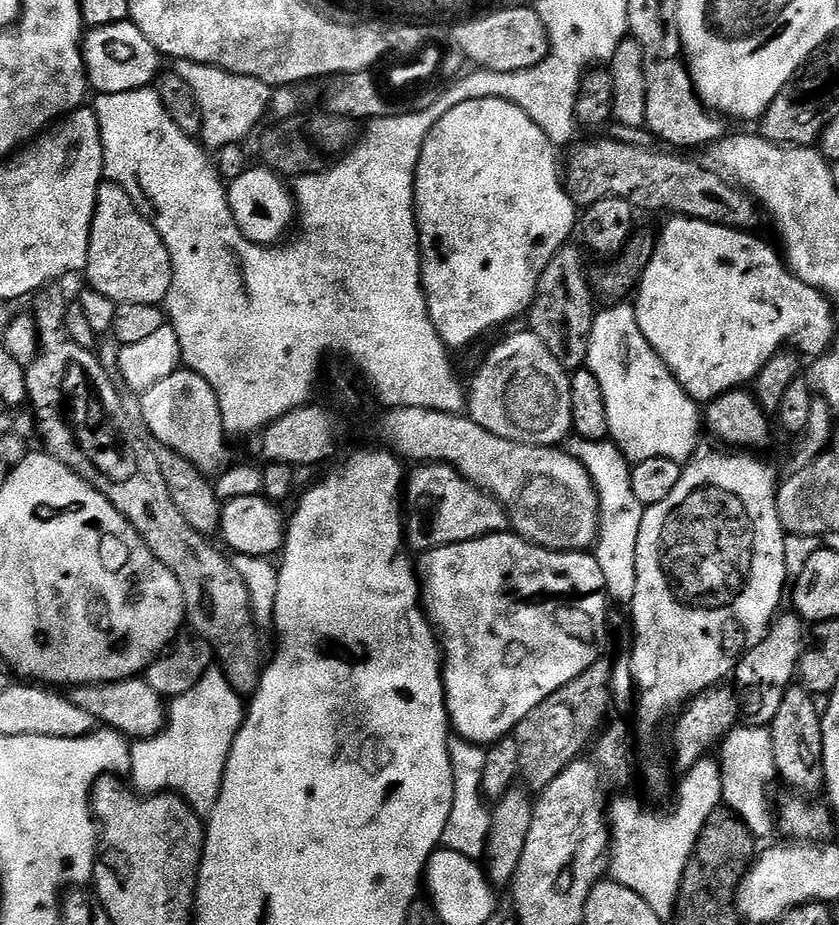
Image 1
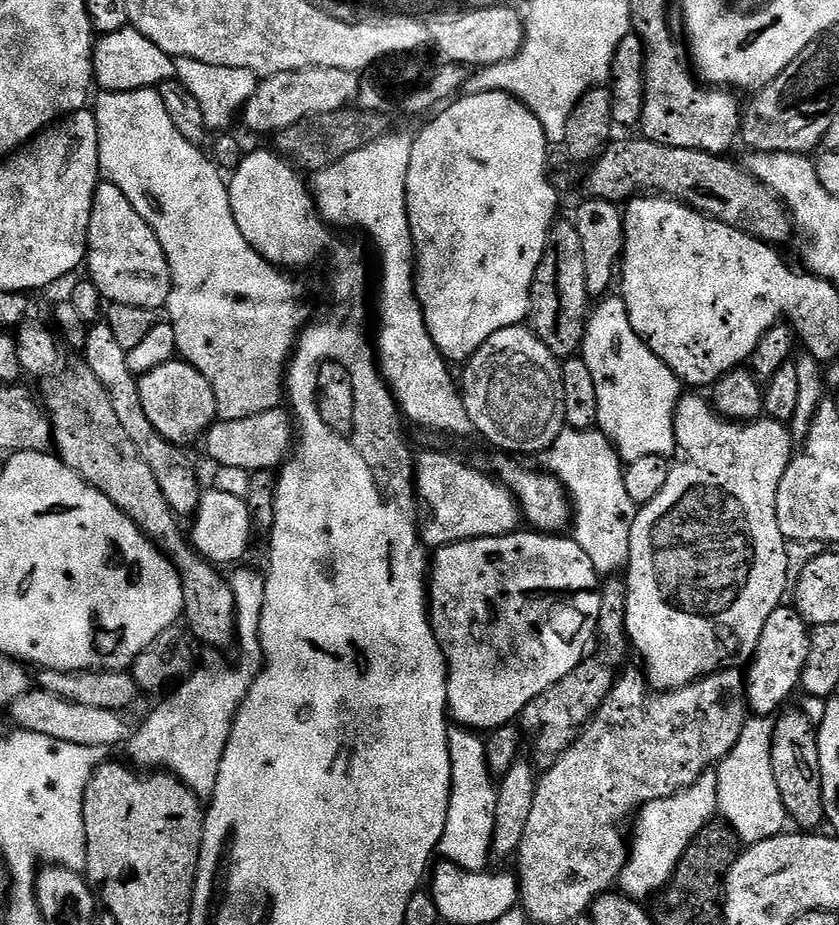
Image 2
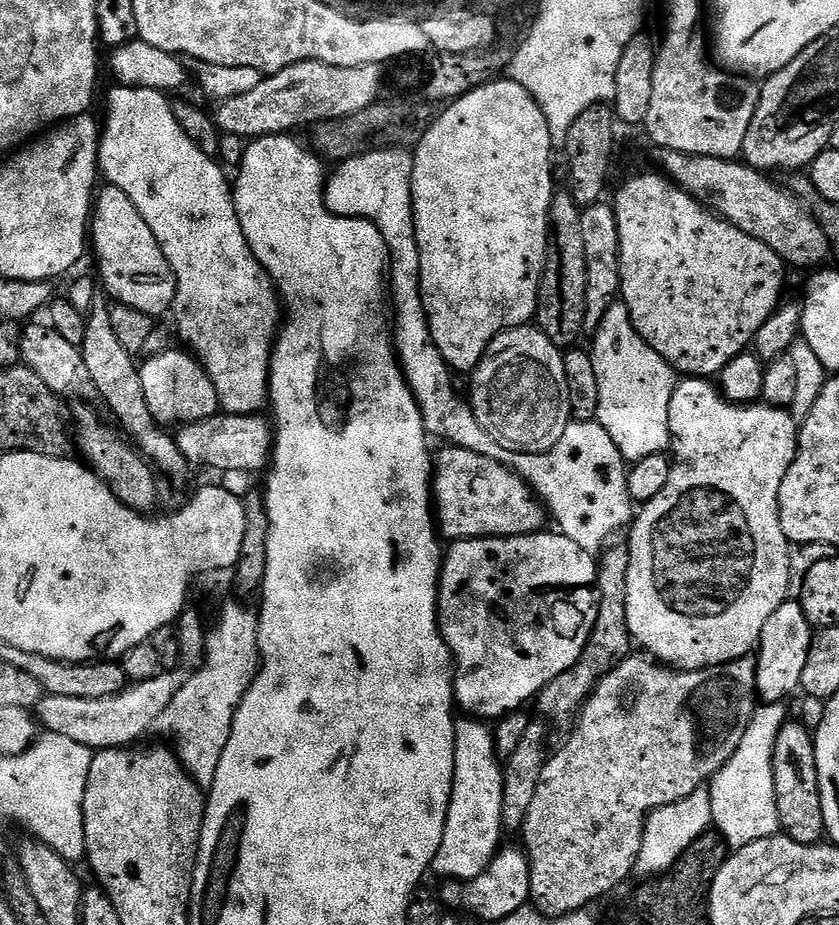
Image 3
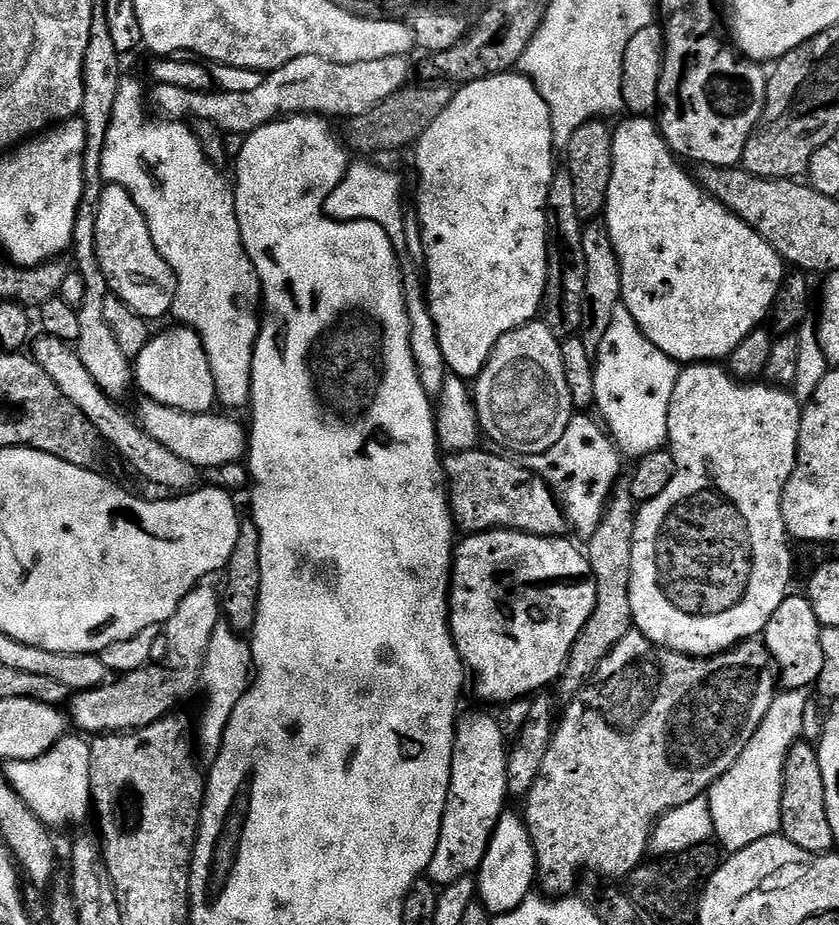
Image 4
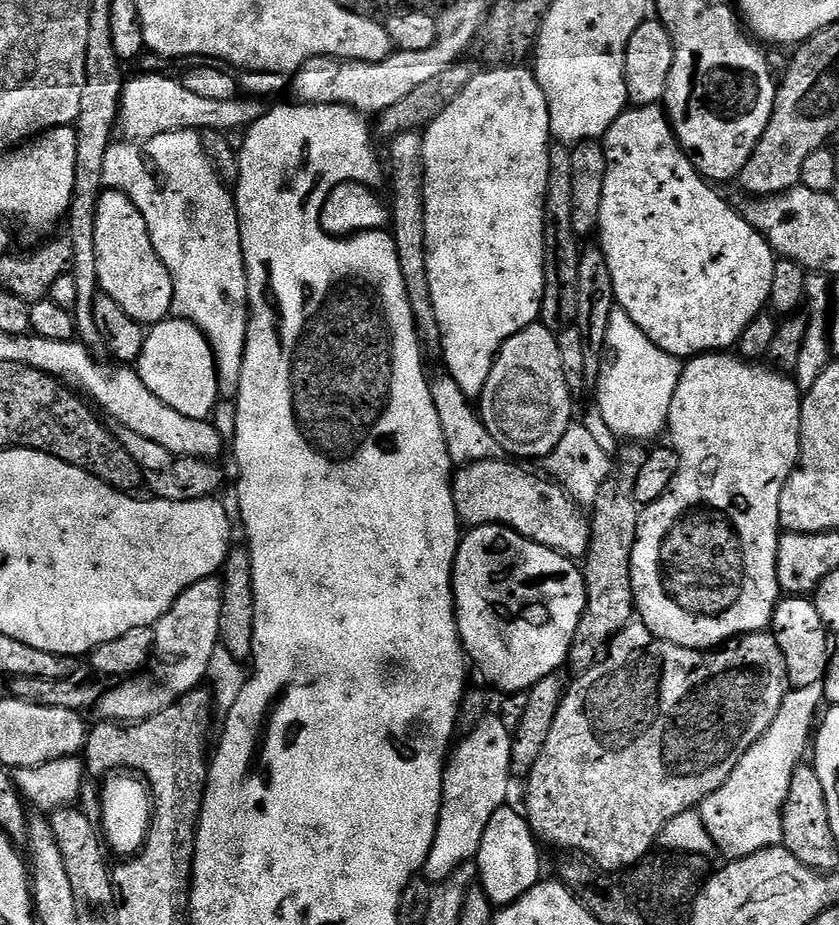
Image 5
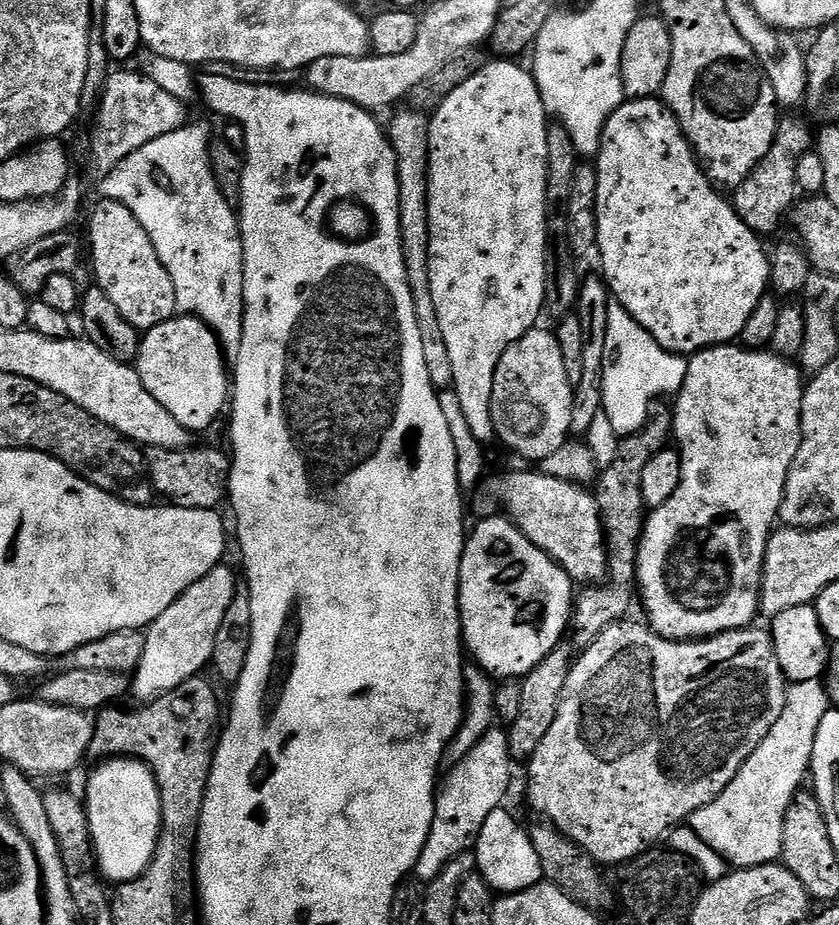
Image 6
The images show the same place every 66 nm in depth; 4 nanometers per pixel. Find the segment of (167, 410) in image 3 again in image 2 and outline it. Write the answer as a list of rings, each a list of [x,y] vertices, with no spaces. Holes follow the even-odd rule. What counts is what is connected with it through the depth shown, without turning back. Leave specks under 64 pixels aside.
[[[180,358],[167,360],[162,366],[143,373],[139,377],[142,408],[162,438],[172,444],[189,446],[201,439],[216,423],[216,399],[214,390],[206,378],[190,363]]]

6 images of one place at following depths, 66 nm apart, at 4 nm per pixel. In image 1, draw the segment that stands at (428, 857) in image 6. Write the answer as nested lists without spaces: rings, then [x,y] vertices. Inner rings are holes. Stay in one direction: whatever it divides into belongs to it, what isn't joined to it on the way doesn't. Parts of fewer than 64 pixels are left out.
[[[463,738],[448,741],[448,753],[452,755],[452,773],[454,774],[454,802],[452,818],[444,833],[443,843],[452,852],[463,856],[480,858],[486,852],[486,833],[490,828],[490,808],[482,791],[482,770],[484,769],[485,749]]]

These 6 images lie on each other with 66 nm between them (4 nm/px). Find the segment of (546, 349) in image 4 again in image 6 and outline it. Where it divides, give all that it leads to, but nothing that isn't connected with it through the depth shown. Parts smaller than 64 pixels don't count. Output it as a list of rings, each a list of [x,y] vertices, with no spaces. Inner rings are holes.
[[[537,326],[532,331],[526,333],[522,338],[518,338],[518,342],[514,342],[506,350],[506,354],[502,354],[502,358],[498,362],[498,366],[494,370],[494,394],[490,402],[490,410],[492,411],[492,421],[494,422],[494,430],[496,431],[496,440],[504,443],[512,452],[517,452],[520,456],[525,456],[528,460],[537,460],[543,462],[551,458],[558,449],[570,440],[570,410],[572,409],[572,394],[574,385],[566,378],[566,366],[562,363],[562,350],[558,350],[558,342],[555,335],[551,331],[543,332],[543,327]]]

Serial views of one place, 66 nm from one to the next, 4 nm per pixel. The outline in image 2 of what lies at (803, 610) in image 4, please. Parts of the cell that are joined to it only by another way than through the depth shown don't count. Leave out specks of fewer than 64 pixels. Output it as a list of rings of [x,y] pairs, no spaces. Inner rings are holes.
[[[781,606],[770,614],[770,618],[766,618],[756,654],[746,668],[748,707],[755,715],[771,717],[772,712],[779,713],[785,707],[783,704],[791,698],[792,691],[801,687],[800,676],[804,673],[808,657],[809,635],[809,625],[805,624],[795,607]]]

